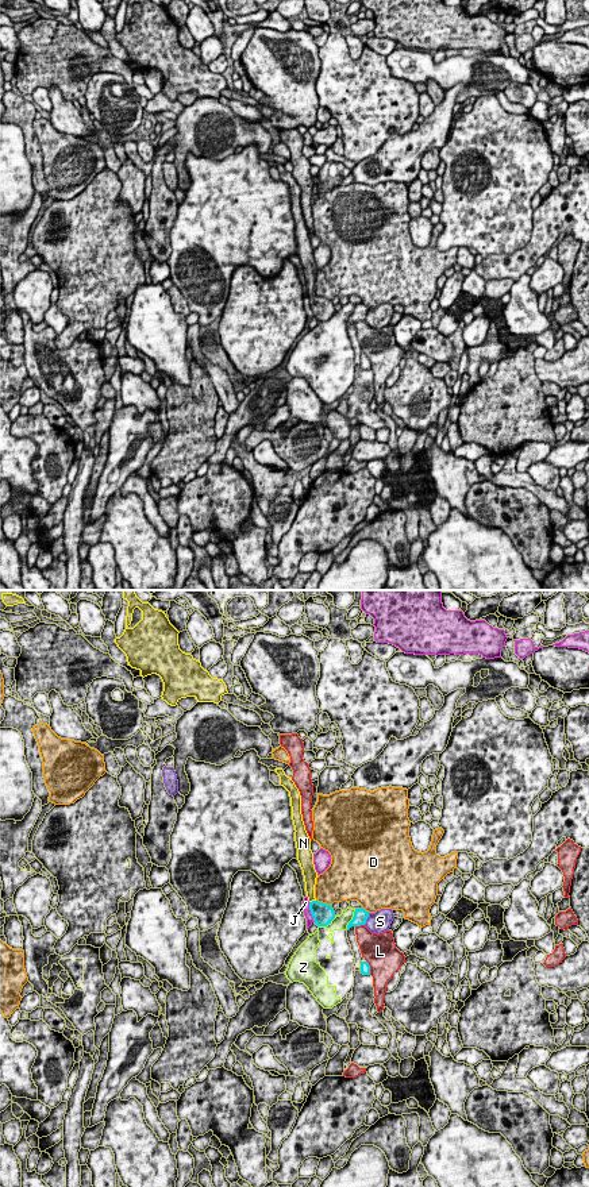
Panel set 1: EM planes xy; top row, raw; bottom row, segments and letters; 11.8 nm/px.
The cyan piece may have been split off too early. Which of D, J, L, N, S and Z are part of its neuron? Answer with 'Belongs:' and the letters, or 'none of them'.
Belongs: N

